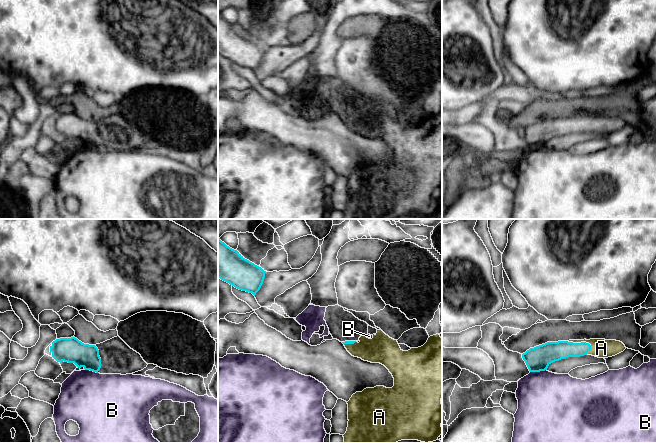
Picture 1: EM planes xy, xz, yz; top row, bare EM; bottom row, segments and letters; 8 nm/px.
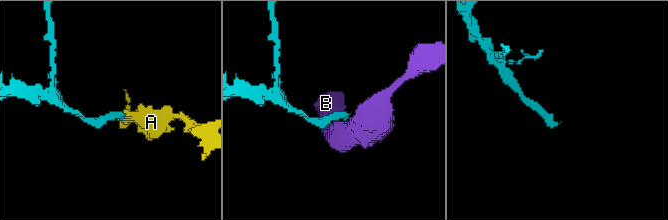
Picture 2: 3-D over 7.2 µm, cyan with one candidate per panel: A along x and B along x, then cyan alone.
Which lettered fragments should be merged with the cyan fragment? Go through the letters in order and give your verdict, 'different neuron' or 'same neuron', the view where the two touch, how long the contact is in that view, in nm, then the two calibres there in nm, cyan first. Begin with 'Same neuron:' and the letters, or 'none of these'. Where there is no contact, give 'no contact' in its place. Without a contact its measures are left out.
Same neuron: A
A: same neuron; contact in yz; length 220 nm; calibres 160 and 160 nm
B: different neuron; contact in yz; length 140 nm; calibres 200 and 460 nm

